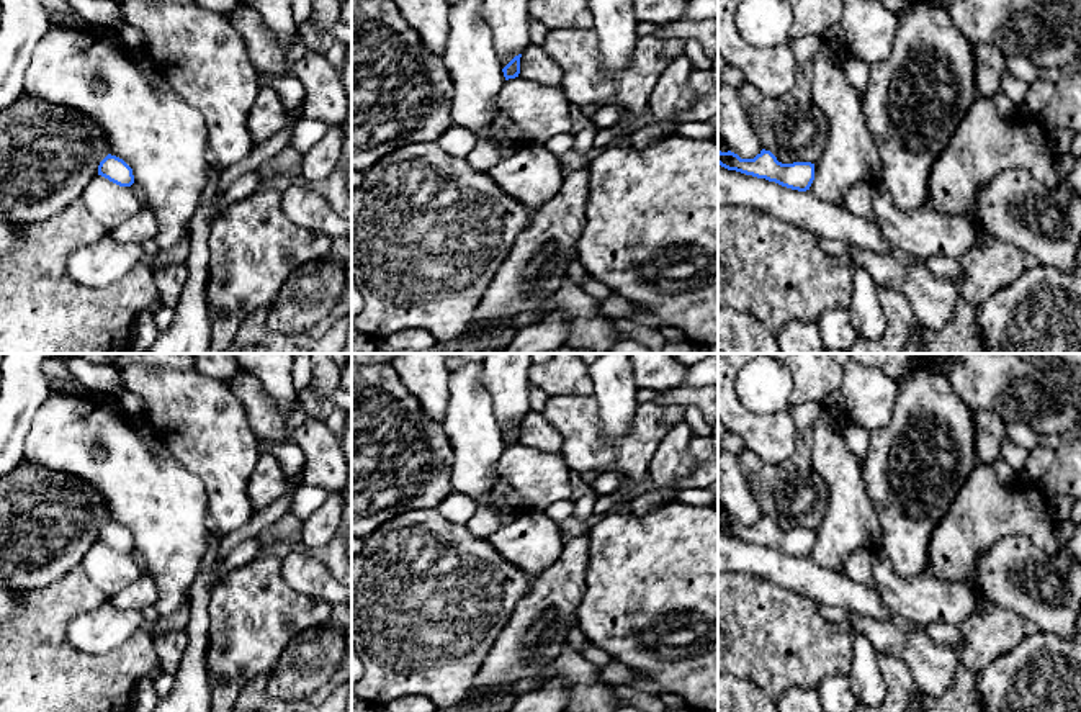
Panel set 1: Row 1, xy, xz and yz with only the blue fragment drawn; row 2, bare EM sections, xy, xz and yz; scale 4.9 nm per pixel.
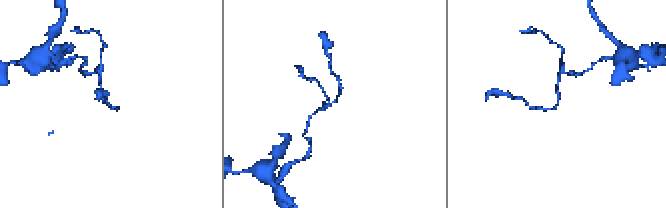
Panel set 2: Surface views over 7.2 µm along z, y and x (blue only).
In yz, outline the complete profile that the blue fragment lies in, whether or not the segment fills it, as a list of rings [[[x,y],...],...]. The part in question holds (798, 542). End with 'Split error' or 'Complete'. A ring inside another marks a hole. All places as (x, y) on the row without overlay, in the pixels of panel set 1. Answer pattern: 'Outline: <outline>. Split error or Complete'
Outline: [[[762,516],[754,525],[741,525],[738,520],[718,517],[718,530],[728,537],[736,537],[757,545],[775,548],[782,553],[806,558],[814,547],[814,530],[793,529],[782,530],[770,519]]]. Complete

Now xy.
Outline: [[[111,520],[100,529],[98,542],[119,553],[131,553],[134,550],[132,535],[123,525]]]. Complete

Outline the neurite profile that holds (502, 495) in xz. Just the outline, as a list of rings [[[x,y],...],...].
[[[499,480],[491,494],[494,506],[509,506],[512,509],[520,509],[518,493],[504,480]]]

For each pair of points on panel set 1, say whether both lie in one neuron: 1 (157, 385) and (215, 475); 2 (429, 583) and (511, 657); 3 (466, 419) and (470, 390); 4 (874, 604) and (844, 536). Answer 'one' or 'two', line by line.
1: one
2: two
3: one
4: two

